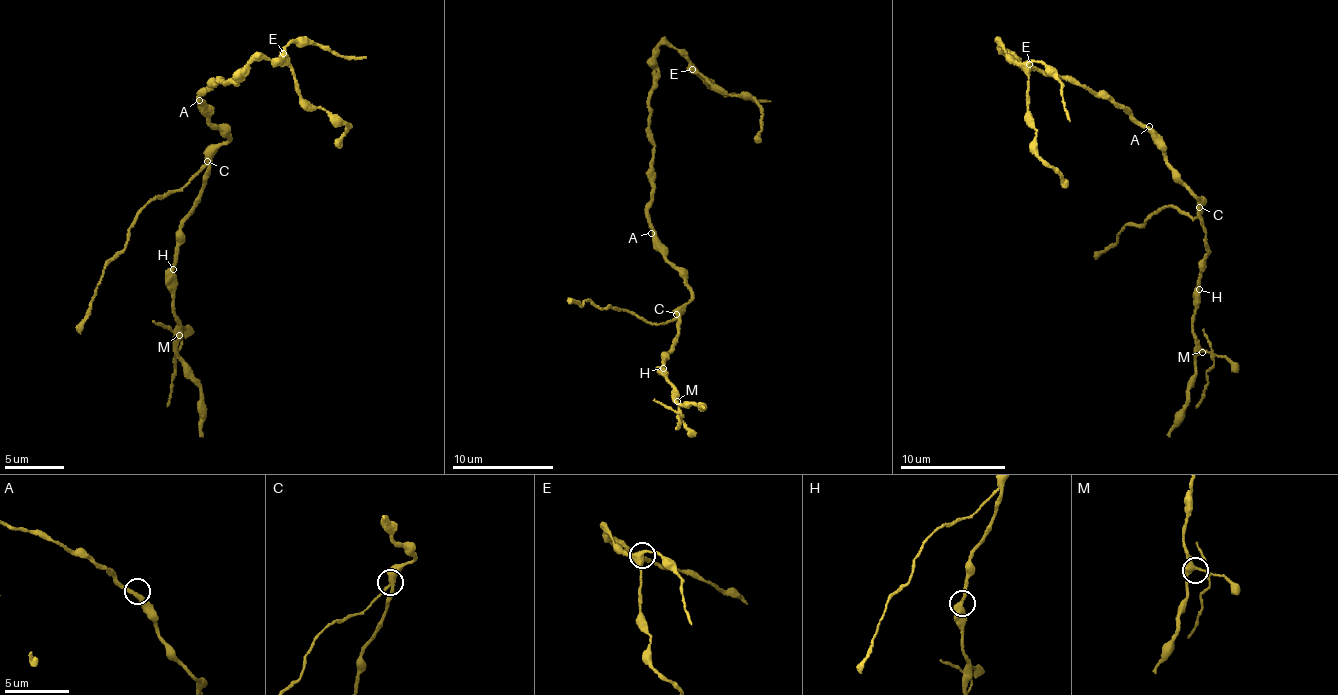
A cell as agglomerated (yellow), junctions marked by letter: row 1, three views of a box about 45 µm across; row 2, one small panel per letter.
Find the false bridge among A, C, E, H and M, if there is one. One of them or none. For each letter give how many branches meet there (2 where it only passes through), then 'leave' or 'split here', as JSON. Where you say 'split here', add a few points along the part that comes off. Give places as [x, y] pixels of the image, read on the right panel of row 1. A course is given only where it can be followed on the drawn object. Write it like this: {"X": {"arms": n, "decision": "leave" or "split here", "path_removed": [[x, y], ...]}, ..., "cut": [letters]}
{"A": {"arms": 2, "decision": "leave"}, "C": {"arms": 3, "decision": "split here", "path_removed": [[1200, 208], [1198, 217], [1192, 218], [1172, 204], [1144, 224], [1123, 227], [1117, 244], [1094, 259]]}, "E": {"arms": 3, "decision": "leave"}, "H": {"arms": 2, "decision": "leave"}, "M": {"arms": 3, "decision": "leave"}, "cut": ["C"]}

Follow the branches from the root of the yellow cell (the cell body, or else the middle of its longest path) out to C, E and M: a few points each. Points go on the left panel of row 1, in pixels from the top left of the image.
C: (205, 103), (204, 113), (209, 118), (209, 126), (228, 138), (227, 143), (206, 161)
E: (205, 103), (199, 93), (212, 84), (233, 84), (255, 59), (283, 53)
M: (205, 103), (209, 126), (228, 138), (212, 154), (199, 203), (182, 230), (174, 270), (174, 318), (179, 335)

